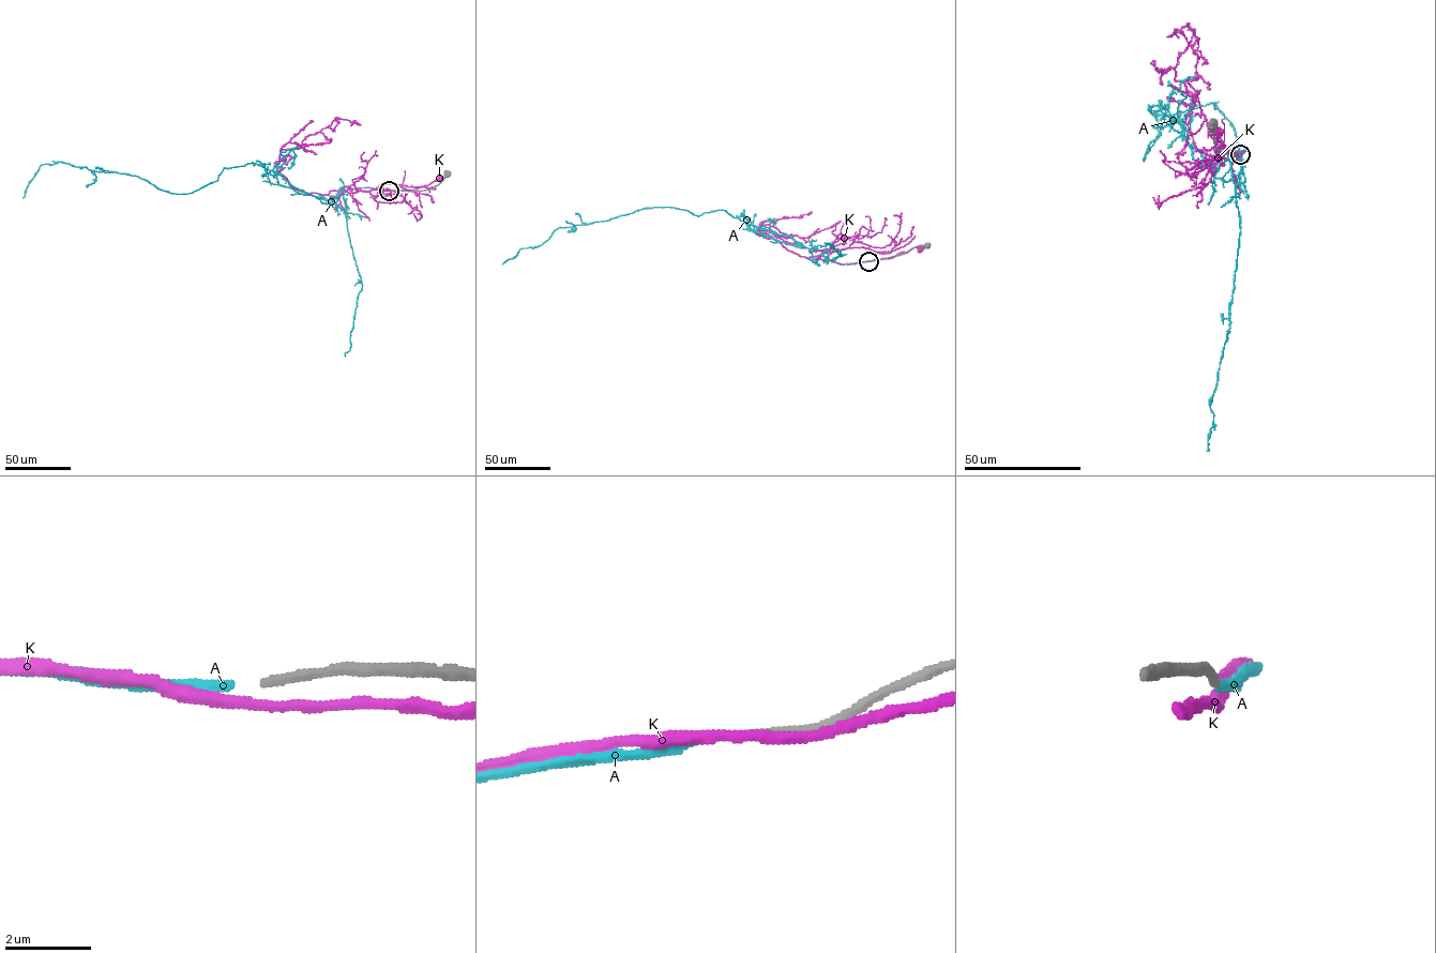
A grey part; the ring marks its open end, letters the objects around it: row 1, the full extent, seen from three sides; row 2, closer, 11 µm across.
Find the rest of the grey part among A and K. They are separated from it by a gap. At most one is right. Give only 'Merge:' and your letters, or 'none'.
Merge: A

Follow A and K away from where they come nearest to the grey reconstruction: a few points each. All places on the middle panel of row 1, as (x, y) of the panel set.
A: (867, 261), (831, 261), (826, 252), (723, 210), (697, 216), (655, 207), (558, 227), (501, 263)
K: (868, 261), (920, 247)

